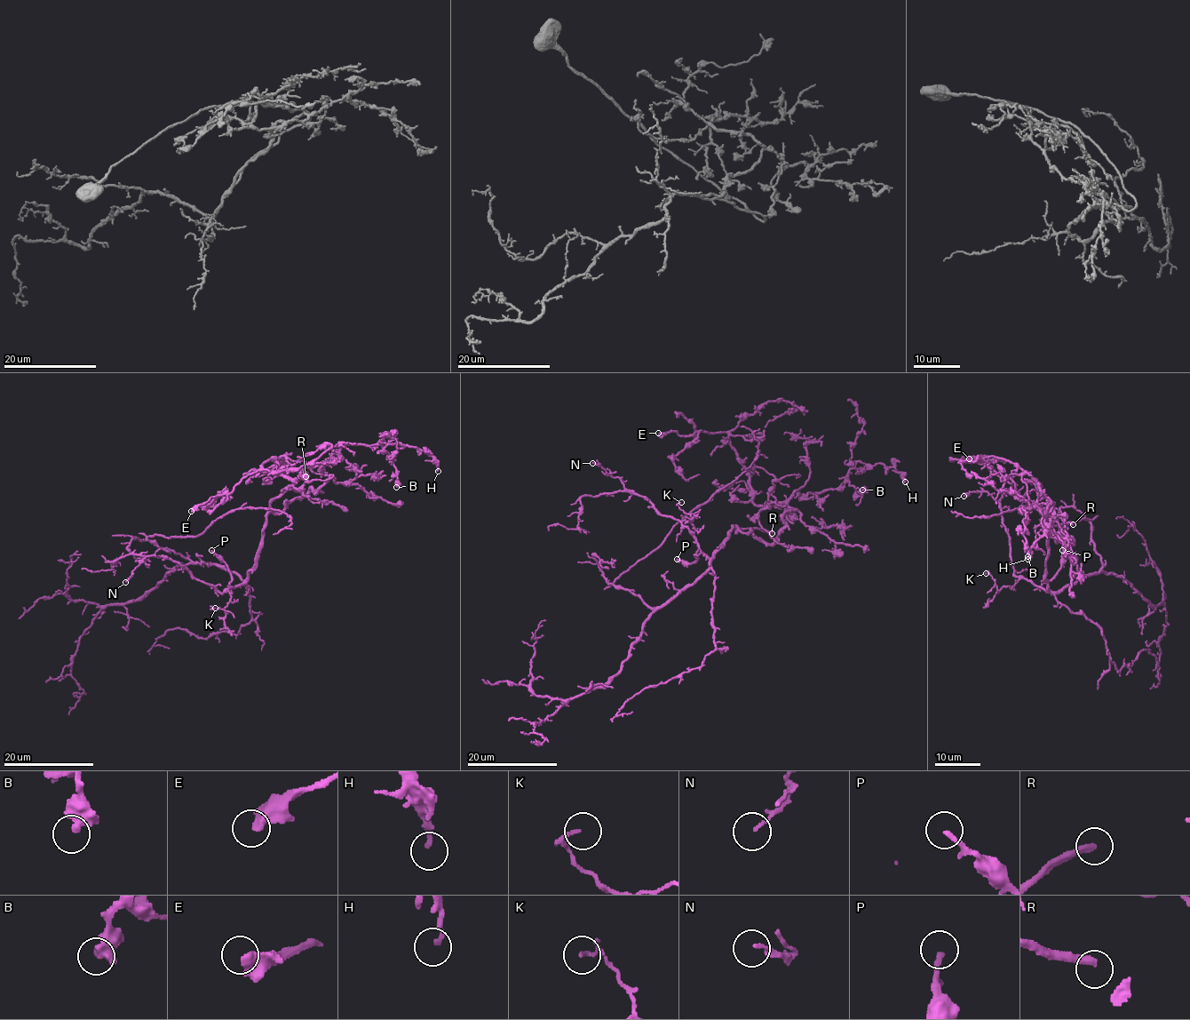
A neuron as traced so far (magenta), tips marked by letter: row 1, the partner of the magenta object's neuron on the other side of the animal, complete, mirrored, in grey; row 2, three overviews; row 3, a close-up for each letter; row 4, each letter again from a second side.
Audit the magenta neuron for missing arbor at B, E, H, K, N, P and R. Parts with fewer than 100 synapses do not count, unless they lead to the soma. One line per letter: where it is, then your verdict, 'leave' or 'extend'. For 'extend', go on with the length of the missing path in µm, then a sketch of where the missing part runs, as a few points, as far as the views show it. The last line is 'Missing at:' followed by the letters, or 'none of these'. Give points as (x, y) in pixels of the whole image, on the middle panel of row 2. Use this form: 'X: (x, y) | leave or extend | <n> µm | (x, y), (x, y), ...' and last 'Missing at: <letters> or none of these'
B: (862, 490) | leave
E: (658, 433) | leave
H: (905, 482) | leave
K: (681, 502) | leave
N: (592, 463) | leave
P: (677, 559) | leave
R: (772, 533) | extend | 45 µm | (772, 533), (802, 535), (805, 528), (802, 515), (812, 503), (854, 494), (879, 480), (893, 463)
Missing at: R

